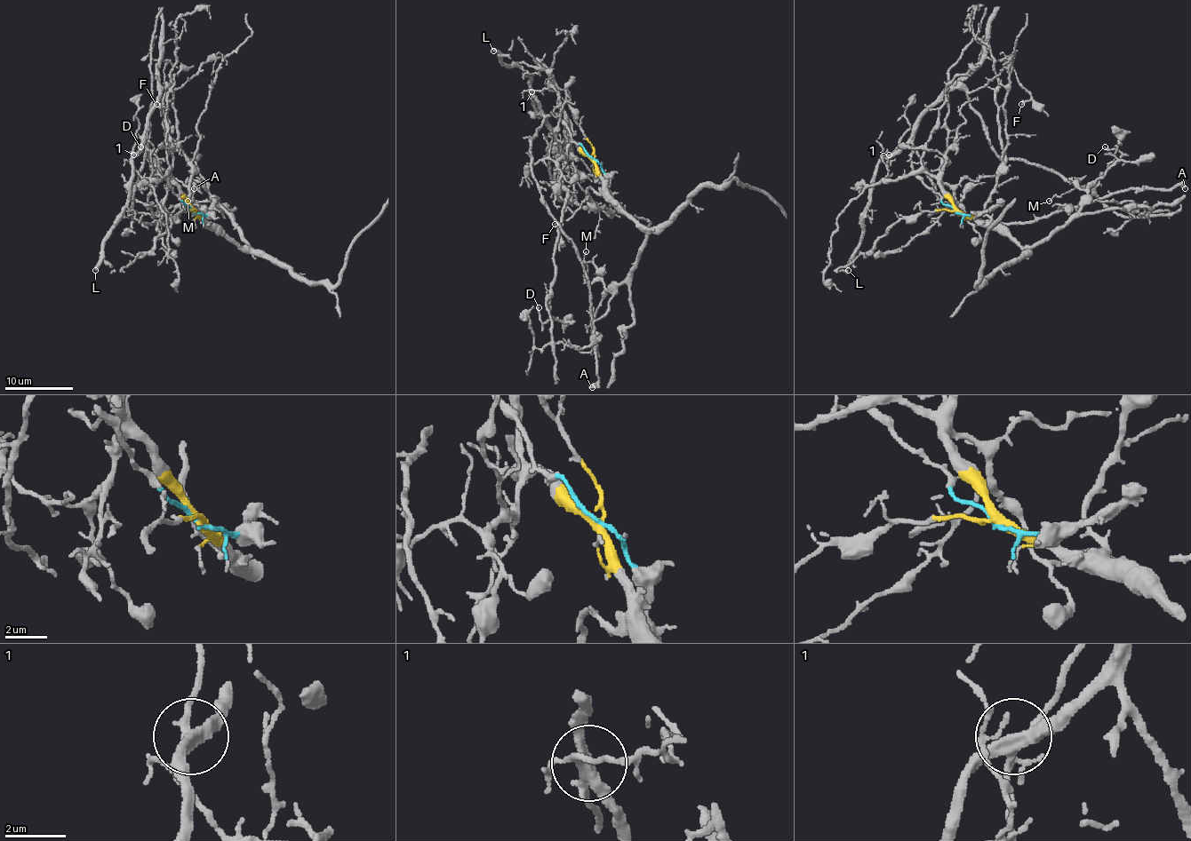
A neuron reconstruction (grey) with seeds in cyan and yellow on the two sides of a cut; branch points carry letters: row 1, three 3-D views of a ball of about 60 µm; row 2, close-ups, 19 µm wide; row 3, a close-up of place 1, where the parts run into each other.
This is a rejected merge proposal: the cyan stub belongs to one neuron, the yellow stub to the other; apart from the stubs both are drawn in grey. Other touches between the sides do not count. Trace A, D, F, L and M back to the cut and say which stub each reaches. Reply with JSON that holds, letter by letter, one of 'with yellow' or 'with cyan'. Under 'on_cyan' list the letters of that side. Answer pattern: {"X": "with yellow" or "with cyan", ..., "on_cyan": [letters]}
{"A": "with cyan", "D": "with cyan", "F": "with cyan", "L": "with cyan", "M": "with yellow", "on_cyan": ["A", "D", "F", "L"]}

